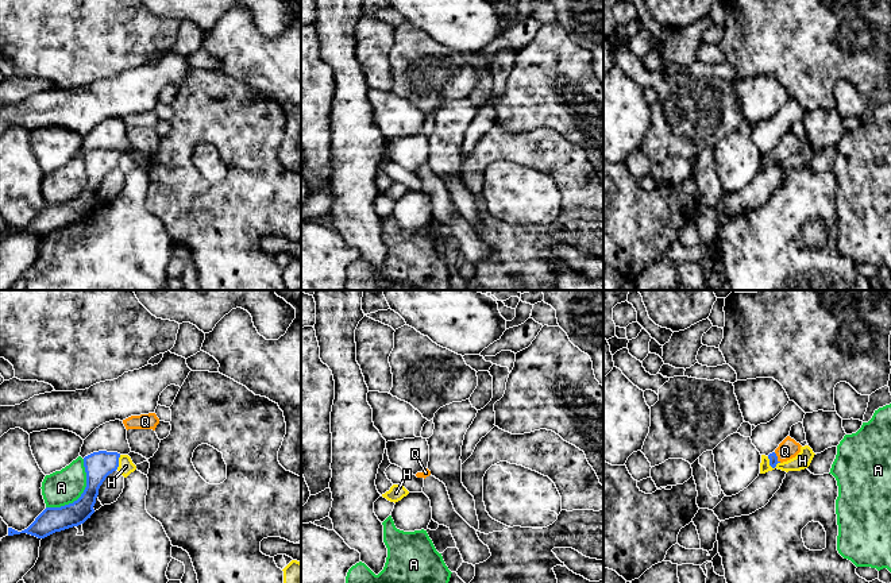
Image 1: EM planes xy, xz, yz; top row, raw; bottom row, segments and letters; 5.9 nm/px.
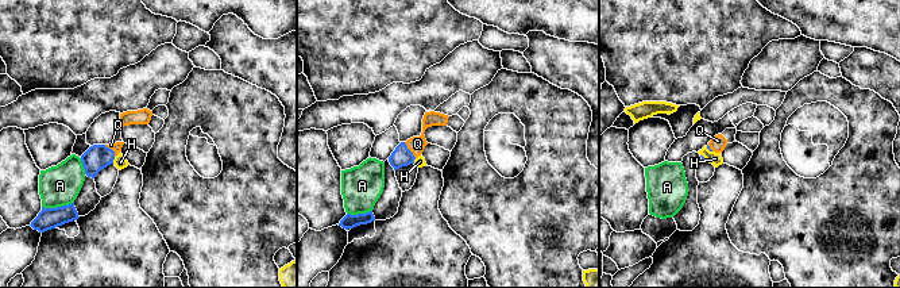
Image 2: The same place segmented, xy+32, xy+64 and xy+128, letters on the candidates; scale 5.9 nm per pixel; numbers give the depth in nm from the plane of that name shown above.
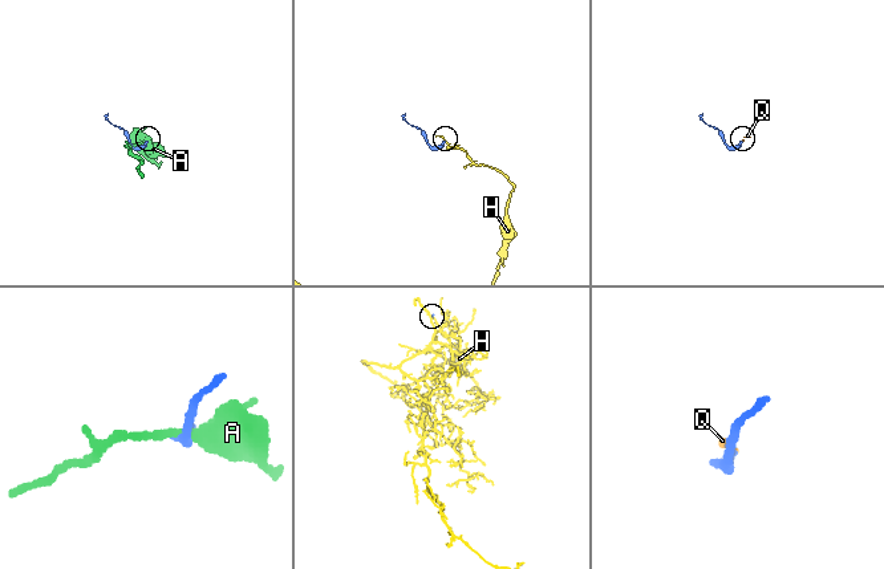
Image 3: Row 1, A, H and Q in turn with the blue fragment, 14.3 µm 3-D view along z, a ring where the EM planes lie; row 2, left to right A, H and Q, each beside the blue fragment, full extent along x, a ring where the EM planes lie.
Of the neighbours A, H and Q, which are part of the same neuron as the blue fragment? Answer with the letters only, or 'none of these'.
Q

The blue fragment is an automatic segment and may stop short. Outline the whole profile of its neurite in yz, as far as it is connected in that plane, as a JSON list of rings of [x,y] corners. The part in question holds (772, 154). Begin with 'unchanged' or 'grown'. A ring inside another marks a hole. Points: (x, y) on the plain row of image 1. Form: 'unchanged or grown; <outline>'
grown; [[[787,134],[779,142],[779,144],[772,151],[768,152],[770,163],[775,166],[778,161],[783,161],[795,155],[801,150],[801,144],[802,143],[799,140]]]

